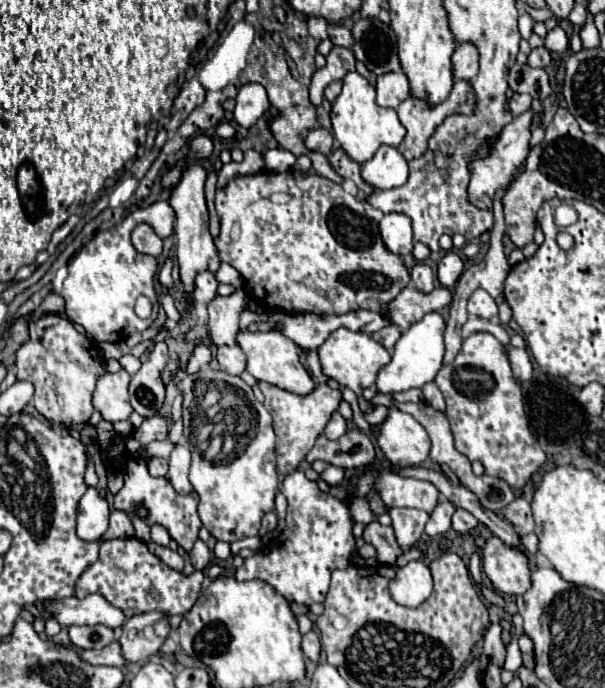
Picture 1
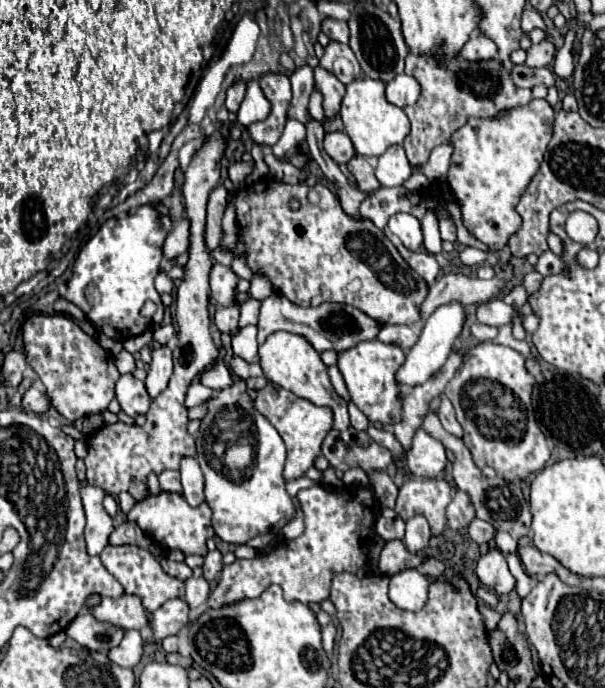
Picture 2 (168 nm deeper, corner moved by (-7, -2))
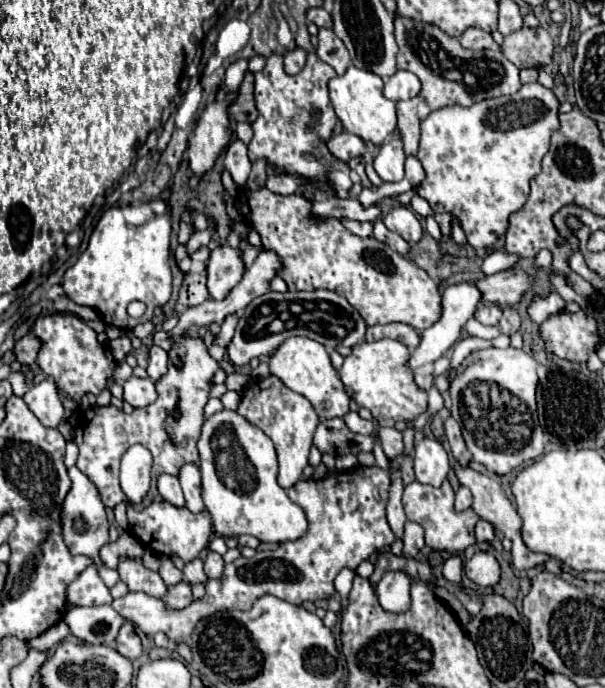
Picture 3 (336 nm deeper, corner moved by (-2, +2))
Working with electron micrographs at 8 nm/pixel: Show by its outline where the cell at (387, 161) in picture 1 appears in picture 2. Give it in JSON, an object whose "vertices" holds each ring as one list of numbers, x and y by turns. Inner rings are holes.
{"vertices":[[401,144,391,146,385,154,379,156,379,166,375,168,375,176,381,182,381,186,385,188,401,186,411,174,413,174,413,168,409,166]]}

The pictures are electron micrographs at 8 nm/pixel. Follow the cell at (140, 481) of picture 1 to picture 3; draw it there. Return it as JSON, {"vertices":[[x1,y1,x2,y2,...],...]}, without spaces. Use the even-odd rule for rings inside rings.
{"vertices":[[166,500,162,502,152,502,144,510,128,510,128,524,130,532,144,544,154,554,164,554,164,556,180,556,184,562,190,562,200,556,200,552,208,546,210,540,210,530,212,530,212,520,208,516,208,510,202,510,198,514,190,512,188,508,178,508]]}

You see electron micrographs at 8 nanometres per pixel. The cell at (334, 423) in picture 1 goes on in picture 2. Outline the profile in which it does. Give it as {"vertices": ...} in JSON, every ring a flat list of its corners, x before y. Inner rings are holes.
{"vertices":[[275,332,271,334,265,344,259,346,261,356,261,368,265,372,265,378,285,390,291,390,295,396,305,398,313,402,315,406,327,406,333,410,333,428,347,430,349,428,349,414,347,414,347,402,333,390,327,374,327,366,323,364,319,352,297,334,289,332]]}

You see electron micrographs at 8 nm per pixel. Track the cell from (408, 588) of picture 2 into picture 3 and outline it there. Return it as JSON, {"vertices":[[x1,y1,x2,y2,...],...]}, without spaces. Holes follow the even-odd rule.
{"vertices":[[386,572,376,586,380,606,388,612,406,612,412,606,410,598,412,580,406,572]]}

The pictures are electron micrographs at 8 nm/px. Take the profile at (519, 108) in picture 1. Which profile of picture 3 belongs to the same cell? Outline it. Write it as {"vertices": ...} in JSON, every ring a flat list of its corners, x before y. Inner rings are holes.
{"vertices":[[396,18,396,42,398,42,398,70,408,70,414,72,420,82,422,82,422,90,416,98,412,100,404,100,396,104,396,112,398,112,398,130,400,130,400,138,404,142,404,152,406,154,416,154,418,144,420,144,420,122,436,112,438,108,444,106,472,106,482,102,484,98,498,98,504,94,516,94,522,84,518,78,518,68,500,52,500,50,466,50,460,46,460,42,456,38,450,38,446,32,442,32,440,28,432,26,432,24,424,24,424,22,416,22,416,20,408,20,408,18]]}

